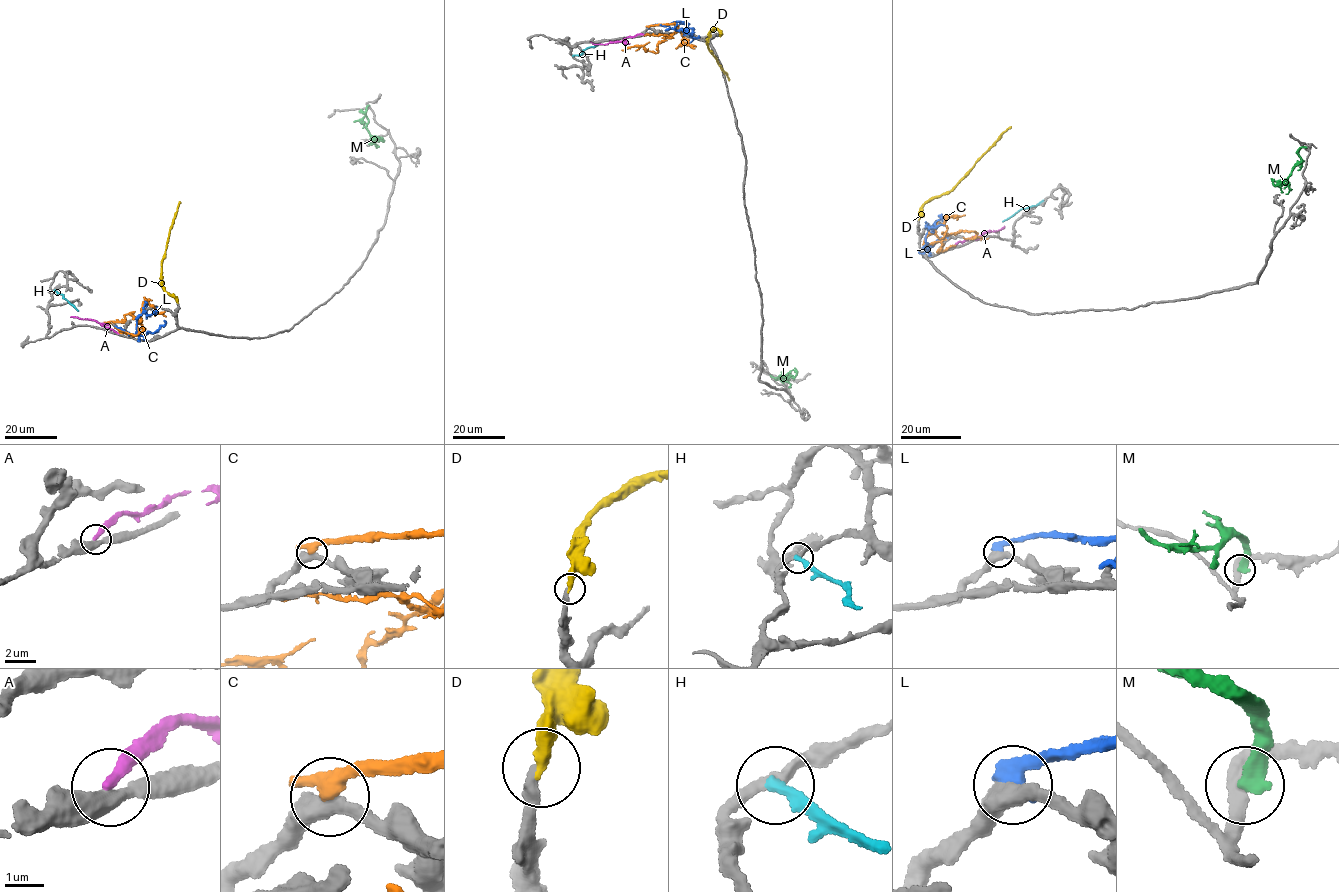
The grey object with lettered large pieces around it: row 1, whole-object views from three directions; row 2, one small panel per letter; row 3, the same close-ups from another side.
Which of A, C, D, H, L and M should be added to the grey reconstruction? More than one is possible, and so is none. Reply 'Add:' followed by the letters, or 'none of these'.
Add: D

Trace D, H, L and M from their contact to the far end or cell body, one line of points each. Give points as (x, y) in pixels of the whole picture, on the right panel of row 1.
D: (919, 219), (924, 204), (951, 190), (1011, 126)
H: (1043, 201), (1002, 222)
L: (947, 237), (930, 246), (926, 243), (926, 225), (927, 228), (945, 225)
M: (1306, 147), (1299, 149), (1300, 162), (1288, 177), (1279, 184), (1275, 185), (1273, 181)

